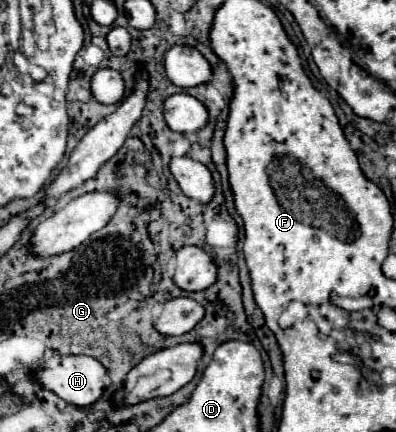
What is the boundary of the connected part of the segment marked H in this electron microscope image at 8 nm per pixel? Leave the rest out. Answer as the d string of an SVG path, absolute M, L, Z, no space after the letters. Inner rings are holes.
M65 355L57 367L39 367L29 375L43 389L57 393L61 399L77 407L95 403L107 381L105 367L87 355Z

